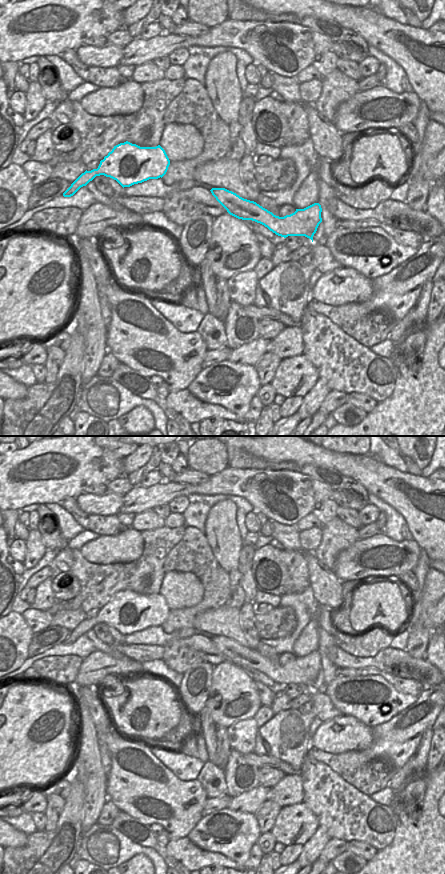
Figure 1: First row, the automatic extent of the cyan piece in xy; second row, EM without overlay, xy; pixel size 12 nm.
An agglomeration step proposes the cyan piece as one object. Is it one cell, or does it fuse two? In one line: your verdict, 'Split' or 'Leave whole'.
Leave whole.

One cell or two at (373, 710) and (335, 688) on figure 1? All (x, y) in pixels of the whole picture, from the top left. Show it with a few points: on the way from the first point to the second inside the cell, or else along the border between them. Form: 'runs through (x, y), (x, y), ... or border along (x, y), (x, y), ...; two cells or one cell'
runs through (363, 705), (349, 704), (345, 701), (345, 698); one cell

